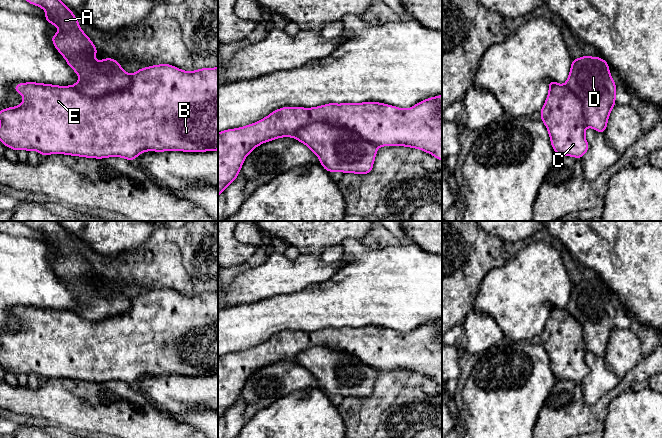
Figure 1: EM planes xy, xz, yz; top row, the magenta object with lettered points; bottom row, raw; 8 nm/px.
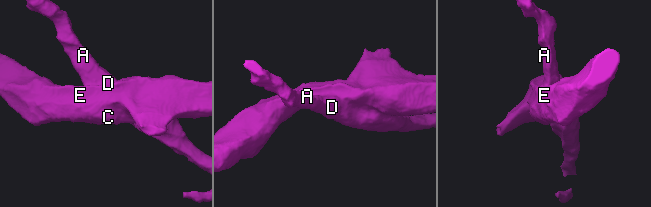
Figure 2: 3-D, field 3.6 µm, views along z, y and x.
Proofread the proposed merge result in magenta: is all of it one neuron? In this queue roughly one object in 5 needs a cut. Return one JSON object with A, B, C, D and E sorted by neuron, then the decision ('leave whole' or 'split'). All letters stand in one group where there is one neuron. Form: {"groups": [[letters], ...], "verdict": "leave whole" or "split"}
{"groups": [["A", "D"], ["B", "C", "E"]], "verdict": "split"}

